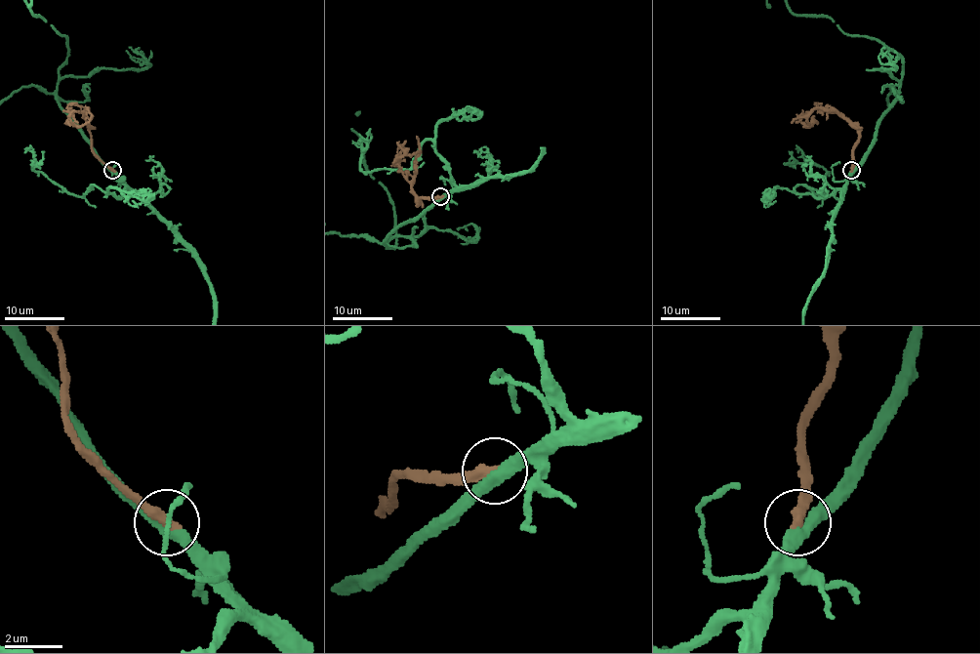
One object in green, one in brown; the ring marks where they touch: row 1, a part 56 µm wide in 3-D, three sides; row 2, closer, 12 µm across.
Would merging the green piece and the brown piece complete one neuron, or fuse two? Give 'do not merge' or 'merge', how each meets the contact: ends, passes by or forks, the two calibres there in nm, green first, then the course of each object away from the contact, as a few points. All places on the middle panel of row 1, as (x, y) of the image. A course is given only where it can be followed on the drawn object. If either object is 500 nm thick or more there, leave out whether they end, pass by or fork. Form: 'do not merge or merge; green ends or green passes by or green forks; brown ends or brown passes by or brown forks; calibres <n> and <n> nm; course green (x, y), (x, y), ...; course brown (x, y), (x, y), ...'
merge; green passes by; brown ends; calibres 400 and 400 nm; course green (440, 198), (403, 222), (387, 246), (395, 241), (394, 204), (365, 166), (350, 115); course brown (440, 196), (423, 198), (418, 204), (412, 190), (420, 154), (398, 145), (401, 151)

